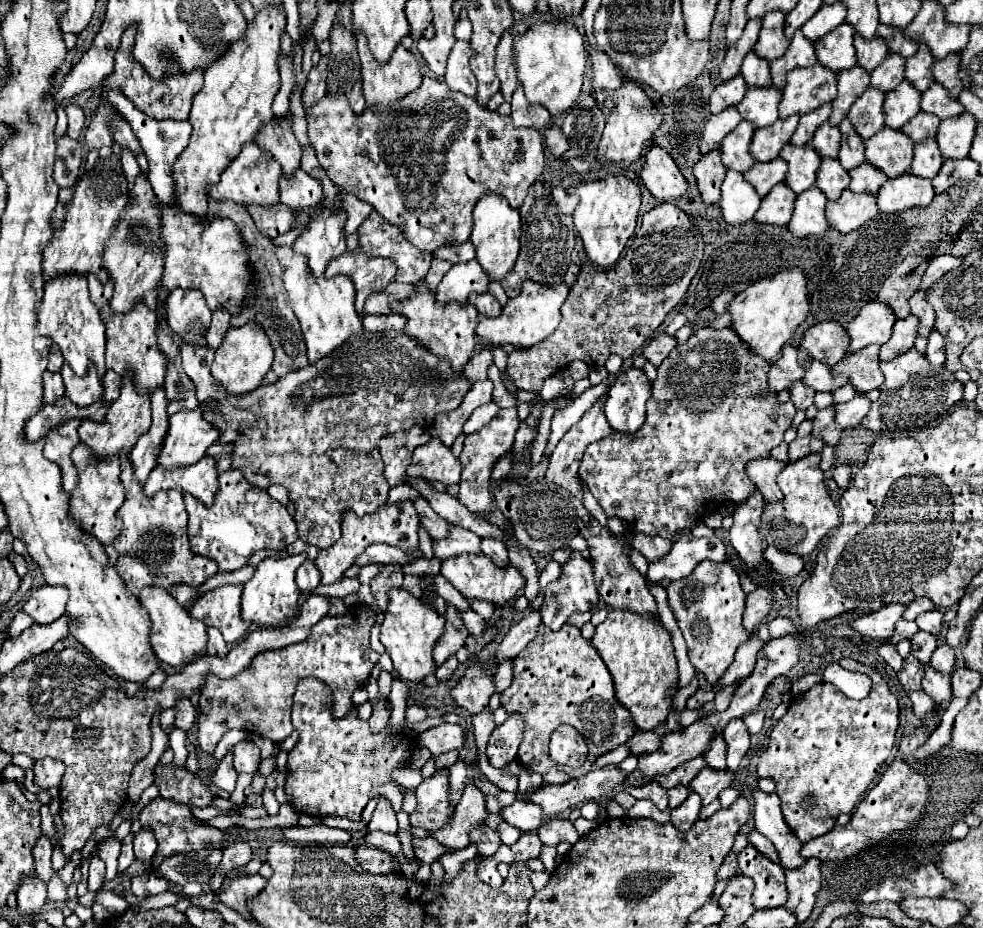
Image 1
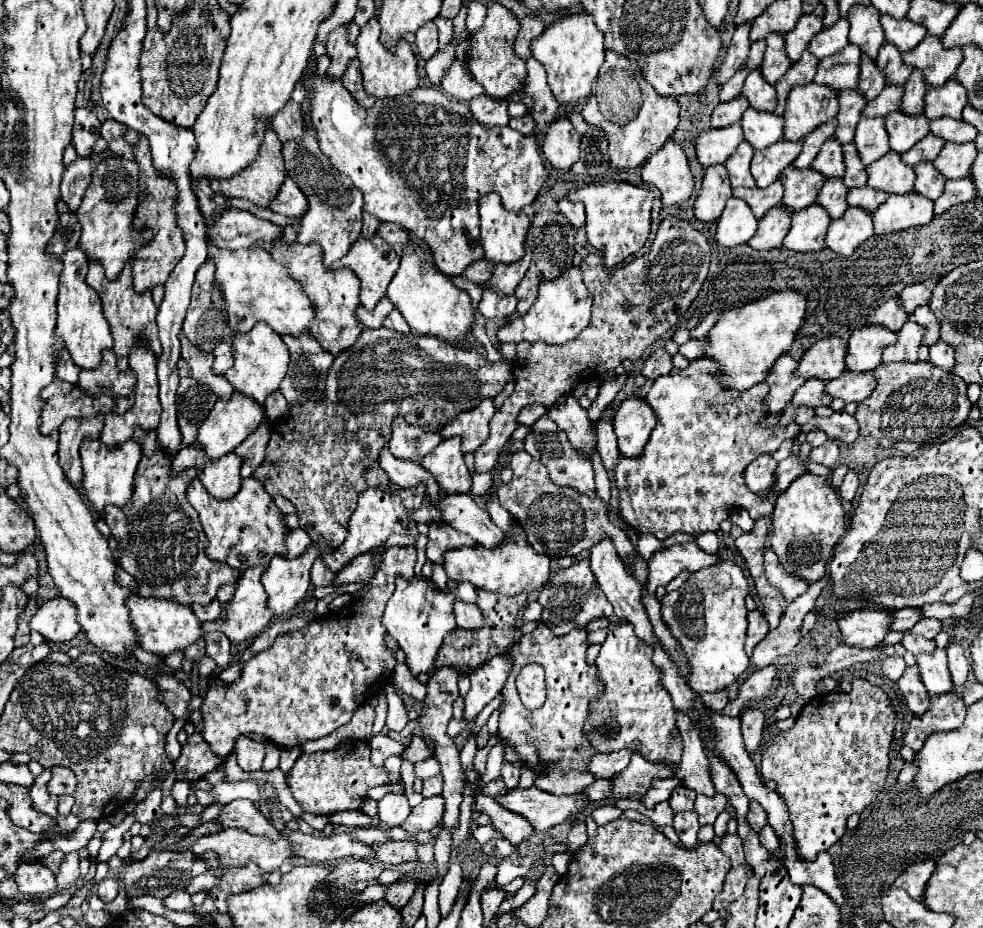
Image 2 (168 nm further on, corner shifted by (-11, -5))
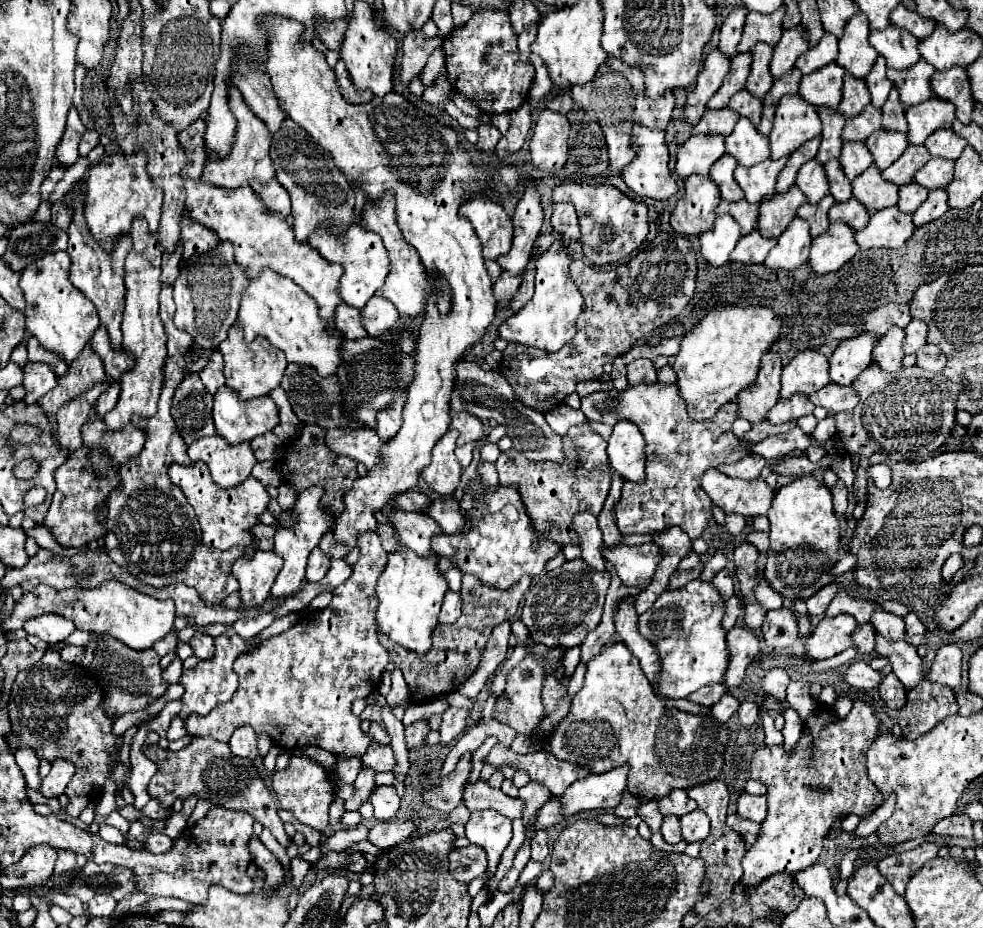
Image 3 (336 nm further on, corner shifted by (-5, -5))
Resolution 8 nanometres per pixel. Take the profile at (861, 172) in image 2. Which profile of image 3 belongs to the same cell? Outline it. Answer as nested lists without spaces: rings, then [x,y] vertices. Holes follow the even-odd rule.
[[[837,159],[823,165],[827,181],[829,181],[829,193],[833,195],[835,203],[845,203],[851,199],[851,183],[845,179],[845,173],[841,173]]]

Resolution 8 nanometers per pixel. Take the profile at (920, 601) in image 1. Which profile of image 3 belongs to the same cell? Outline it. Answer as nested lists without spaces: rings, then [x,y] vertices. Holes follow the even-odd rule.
[[[865,623],[861,627],[857,627],[851,635],[853,639],[853,649],[857,653],[871,653],[873,651],[873,639],[875,639],[875,633],[873,633],[873,625],[871,623]]]

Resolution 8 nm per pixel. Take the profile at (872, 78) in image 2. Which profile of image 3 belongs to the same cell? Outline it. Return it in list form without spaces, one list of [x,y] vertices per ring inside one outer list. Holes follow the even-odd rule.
[[[845,73],[843,99],[841,99],[837,111],[849,121],[849,119],[857,117],[867,105],[869,105],[869,89],[865,87],[865,81],[853,79],[849,73]]]

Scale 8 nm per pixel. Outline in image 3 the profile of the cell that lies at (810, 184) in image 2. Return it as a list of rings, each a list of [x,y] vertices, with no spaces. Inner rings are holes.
[[[791,187],[785,195],[773,195],[769,203],[761,203],[757,221],[759,233],[767,239],[779,237],[793,221],[795,211],[801,203],[805,203],[805,195],[801,195],[797,187]]]

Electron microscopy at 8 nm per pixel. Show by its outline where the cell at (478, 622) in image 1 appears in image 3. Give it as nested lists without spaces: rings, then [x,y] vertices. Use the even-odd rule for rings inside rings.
[[[447,591],[443,607],[441,607],[439,623],[455,623],[459,615],[461,615],[461,595],[455,591]]]

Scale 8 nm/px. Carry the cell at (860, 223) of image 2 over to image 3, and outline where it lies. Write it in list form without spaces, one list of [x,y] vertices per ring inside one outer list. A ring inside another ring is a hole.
[[[833,223],[823,235],[813,239],[809,253],[809,267],[817,275],[839,271],[859,251],[853,231],[845,223]]]

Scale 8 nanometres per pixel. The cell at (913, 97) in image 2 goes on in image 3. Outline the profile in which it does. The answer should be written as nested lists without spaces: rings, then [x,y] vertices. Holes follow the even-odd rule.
[[[891,89],[885,105],[881,107],[883,123],[881,127],[885,131],[901,131],[905,133],[905,107],[901,107],[901,101],[897,99],[897,91]]]

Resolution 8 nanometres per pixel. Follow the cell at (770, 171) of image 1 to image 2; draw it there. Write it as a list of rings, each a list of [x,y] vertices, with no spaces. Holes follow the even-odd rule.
[[[777,179],[777,183],[771,183],[765,189],[761,189],[761,187],[751,187],[751,189],[749,187],[737,187],[737,189],[733,189],[733,195],[747,199],[749,207],[761,219],[771,207],[779,205],[779,201],[783,199],[783,183]]]

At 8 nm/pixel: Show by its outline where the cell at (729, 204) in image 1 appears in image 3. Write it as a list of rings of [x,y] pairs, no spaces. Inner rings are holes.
[[[721,215],[715,219],[713,229],[701,233],[699,237],[699,249],[703,259],[713,265],[721,267],[729,261],[731,251],[735,249],[741,233],[735,219],[729,219],[729,215]]]

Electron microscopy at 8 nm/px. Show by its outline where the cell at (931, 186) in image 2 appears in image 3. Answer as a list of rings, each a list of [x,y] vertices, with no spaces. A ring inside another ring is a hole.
[[[909,183],[909,187],[899,189],[899,201],[897,207],[901,213],[913,213],[925,199],[927,199],[925,187],[917,187],[917,183]]]

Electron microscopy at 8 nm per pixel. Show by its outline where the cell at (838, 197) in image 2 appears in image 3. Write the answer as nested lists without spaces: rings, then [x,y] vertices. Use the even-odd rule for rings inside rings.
[[[829,195],[825,199],[821,199],[821,203],[817,203],[817,207],[809,207],[809,203],[801,205],[795,213],[795,217],[805,219],[809,223],[809,231],[811,237],[817,237],[821,233],[825,233],[829,229],[829,219],[827,219],[827,211],[831,209],[833,199],[829,199]]]

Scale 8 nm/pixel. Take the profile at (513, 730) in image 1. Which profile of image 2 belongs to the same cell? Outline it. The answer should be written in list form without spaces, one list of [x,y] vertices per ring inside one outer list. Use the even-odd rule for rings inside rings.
[[[503,761],[503,765],[501,765],[501,777],[503,777],[503,781],[505,781],[505,785],[507,785],[509,789],[515,789],[515,787],[517,787],[519,775],[521,775],[521,765]]]

